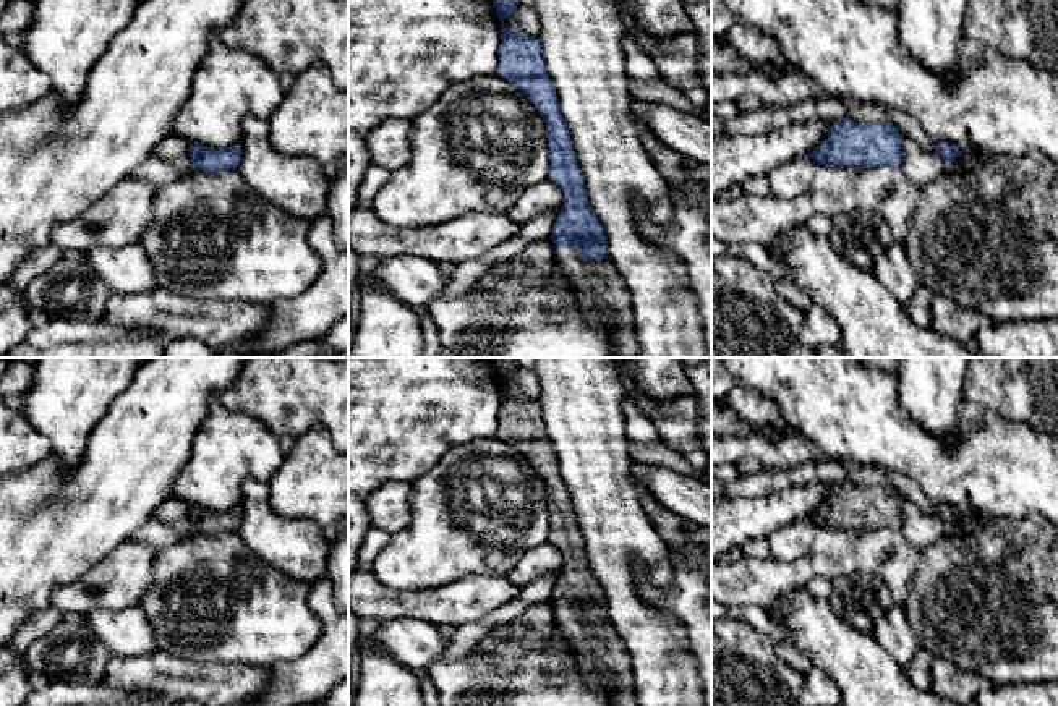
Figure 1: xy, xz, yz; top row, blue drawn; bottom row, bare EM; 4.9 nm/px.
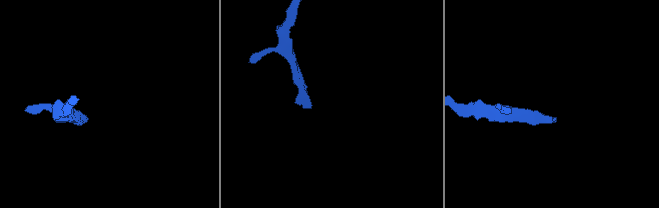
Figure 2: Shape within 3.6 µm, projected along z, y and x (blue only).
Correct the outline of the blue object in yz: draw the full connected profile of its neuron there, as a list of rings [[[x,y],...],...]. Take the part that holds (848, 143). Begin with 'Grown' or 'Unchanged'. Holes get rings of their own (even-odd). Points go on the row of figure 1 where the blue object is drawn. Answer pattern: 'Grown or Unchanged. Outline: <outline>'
Unchanged. Outline: [[[833,121],[826,141],[808,152],[818,165],[880,167],[902,164],[899,130],[883,123]]]

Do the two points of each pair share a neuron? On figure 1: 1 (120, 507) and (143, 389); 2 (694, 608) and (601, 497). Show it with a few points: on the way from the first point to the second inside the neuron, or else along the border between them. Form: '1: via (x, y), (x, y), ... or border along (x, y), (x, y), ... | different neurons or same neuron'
1: via (123, 478), (140, 446), (140, 418) | same neuron
2: border along (637, 562), (653, 585), (671, 583) | different neurons

